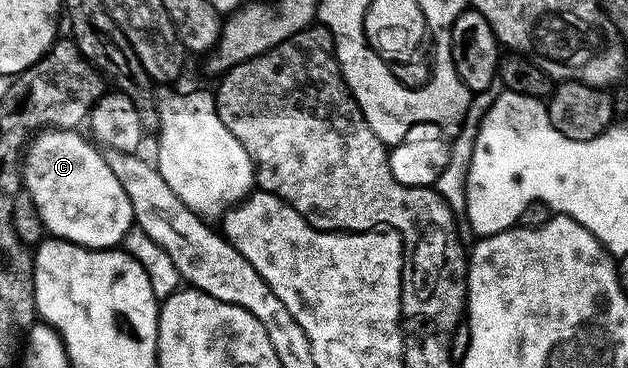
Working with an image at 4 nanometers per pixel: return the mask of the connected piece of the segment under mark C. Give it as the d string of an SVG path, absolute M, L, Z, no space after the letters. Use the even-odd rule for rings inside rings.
M76 128L39 131L22 154L22 186L51 237L91 250L110 250L119 247L134 226L130 196L118 184L118 176L110 172L103 153L96 151L78 131Z

